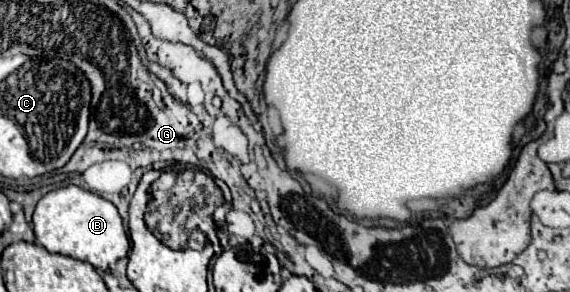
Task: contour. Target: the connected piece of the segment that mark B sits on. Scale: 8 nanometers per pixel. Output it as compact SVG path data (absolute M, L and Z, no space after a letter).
M72 184L52 190L40 198L32 216L32 228L36 242L48 252L88 262L98 270L106 270L116 264L130 250L130 242L116 206L94 192Z

